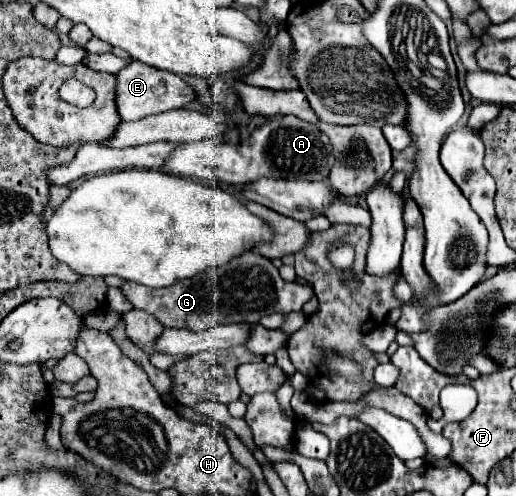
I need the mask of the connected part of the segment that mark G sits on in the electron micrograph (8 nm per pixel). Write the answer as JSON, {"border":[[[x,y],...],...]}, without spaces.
{"border":[[[255,250],[235,256],[225,266],[219,266],[215,270],[203,270],[197,276],[179,280],[167,288],[147,288],[143,284],[125,280],[121,292],[133,304],[133,308],[155,314],[155,318],[165,328],[187,328],[195,332],[219,324],[253,324],[259,322],[261,316],[269,316],[275,312],[299,312],[301,306],[313,294],[311,286],[305,282],[283,282],[279,270],[271,264],[271,260],[257,254]]]}

